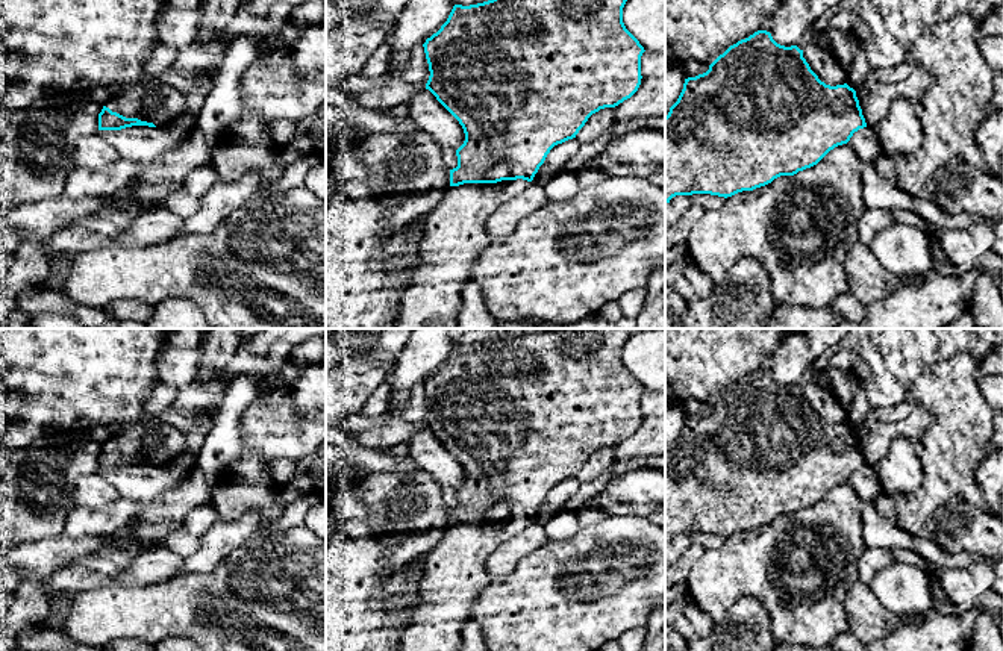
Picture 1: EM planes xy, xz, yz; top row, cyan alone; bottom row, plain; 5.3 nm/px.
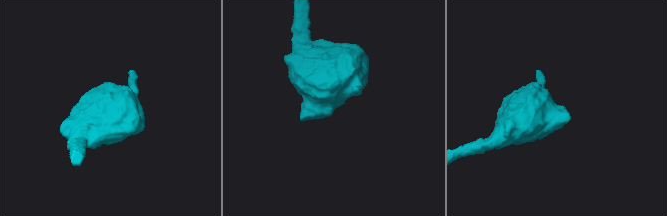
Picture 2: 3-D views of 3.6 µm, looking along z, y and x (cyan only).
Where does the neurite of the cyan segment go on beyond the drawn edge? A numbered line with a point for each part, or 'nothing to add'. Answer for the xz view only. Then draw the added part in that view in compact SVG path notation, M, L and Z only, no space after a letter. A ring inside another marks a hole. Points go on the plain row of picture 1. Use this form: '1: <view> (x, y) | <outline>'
1: xz (455, 573) | M517 518L450 525L426 556L417 610L398 651L461 651L462 625L471 621L473 606L492 578L486 571L489 556L527 524L527 519Z

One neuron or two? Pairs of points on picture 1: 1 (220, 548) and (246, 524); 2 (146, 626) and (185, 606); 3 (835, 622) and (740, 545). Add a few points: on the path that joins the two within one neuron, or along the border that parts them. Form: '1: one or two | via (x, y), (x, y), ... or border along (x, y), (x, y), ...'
1: one | via (226, 542), (240, 530)
2: one | via (155, 616), (161, 610), (176, 607)
3: one | via (805, 613), (782, 612), (764, 576)

